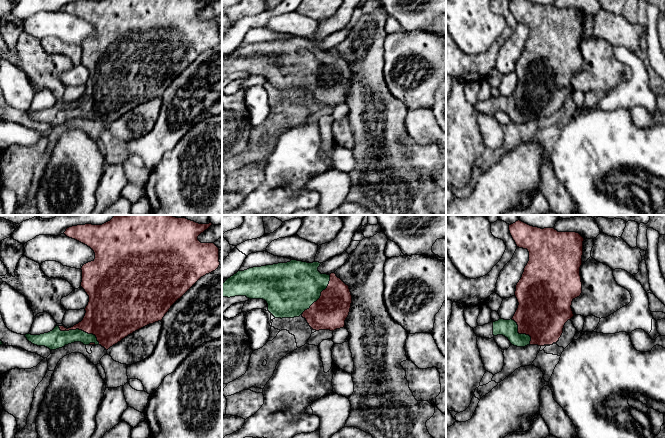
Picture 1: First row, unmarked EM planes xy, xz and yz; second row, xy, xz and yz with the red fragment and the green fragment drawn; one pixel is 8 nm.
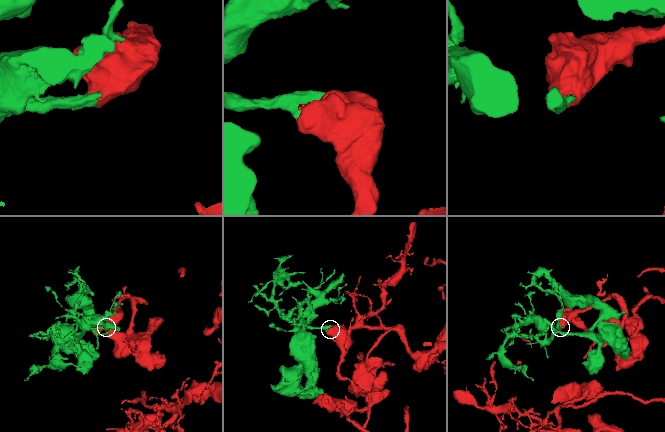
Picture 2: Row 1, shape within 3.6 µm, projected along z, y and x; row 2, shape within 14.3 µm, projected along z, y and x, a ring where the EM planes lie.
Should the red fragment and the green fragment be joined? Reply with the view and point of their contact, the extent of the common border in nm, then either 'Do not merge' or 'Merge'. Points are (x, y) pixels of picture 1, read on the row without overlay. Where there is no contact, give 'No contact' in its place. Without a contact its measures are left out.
Touches red at xy (80, 105). Shared border 360 nm. Merge

